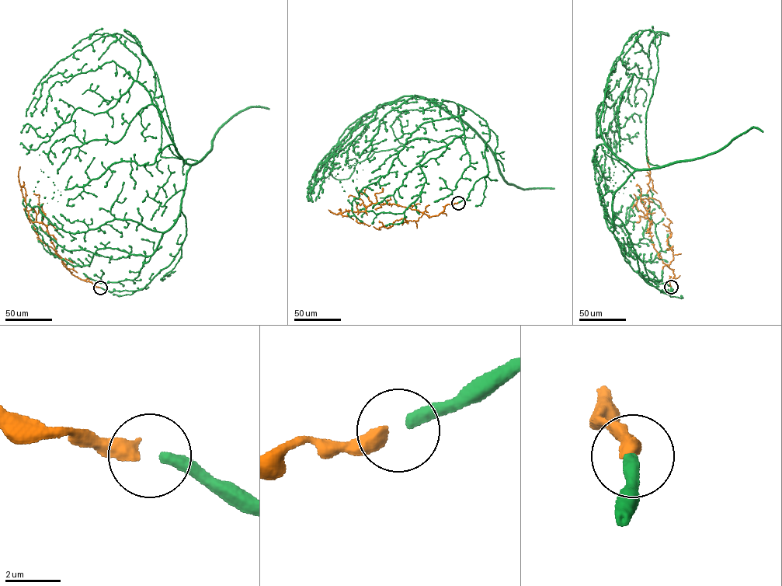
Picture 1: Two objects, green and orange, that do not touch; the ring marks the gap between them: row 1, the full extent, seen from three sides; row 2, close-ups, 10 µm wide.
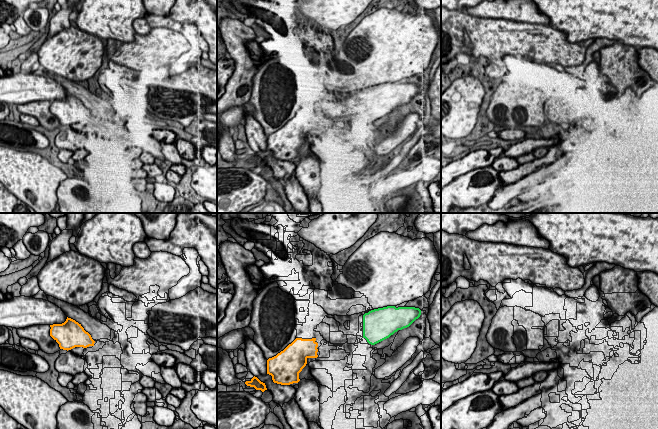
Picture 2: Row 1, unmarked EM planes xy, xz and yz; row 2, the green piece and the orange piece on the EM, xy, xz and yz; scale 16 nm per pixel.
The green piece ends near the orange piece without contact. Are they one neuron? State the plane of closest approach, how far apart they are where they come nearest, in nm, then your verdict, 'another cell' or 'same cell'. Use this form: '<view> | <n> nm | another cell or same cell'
xz | 750 nm | another cell

